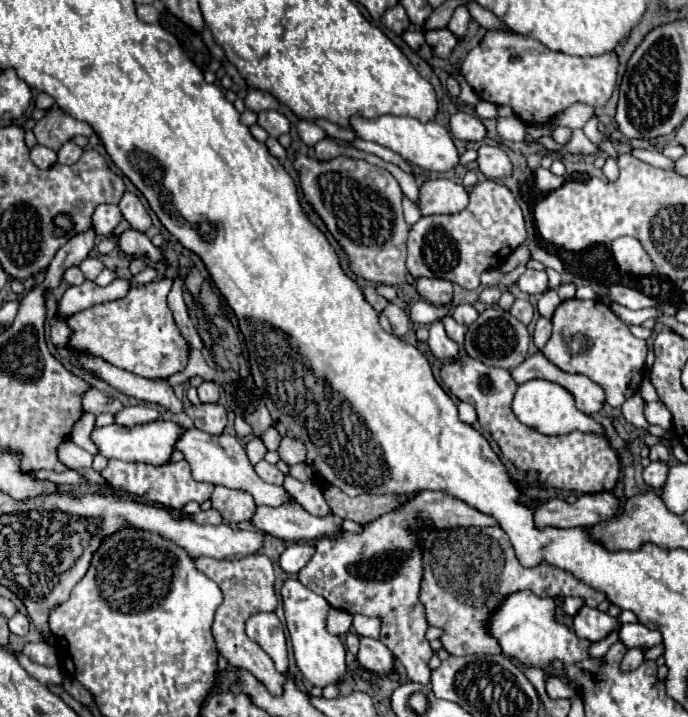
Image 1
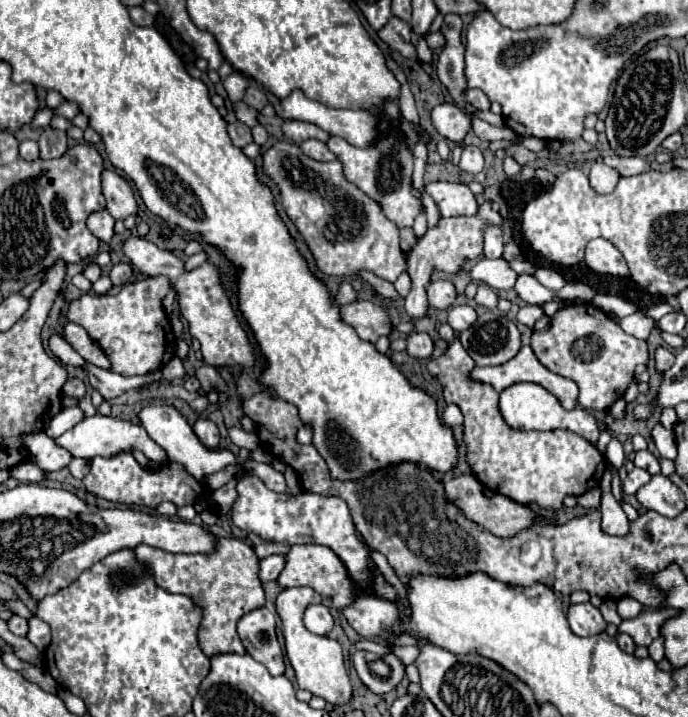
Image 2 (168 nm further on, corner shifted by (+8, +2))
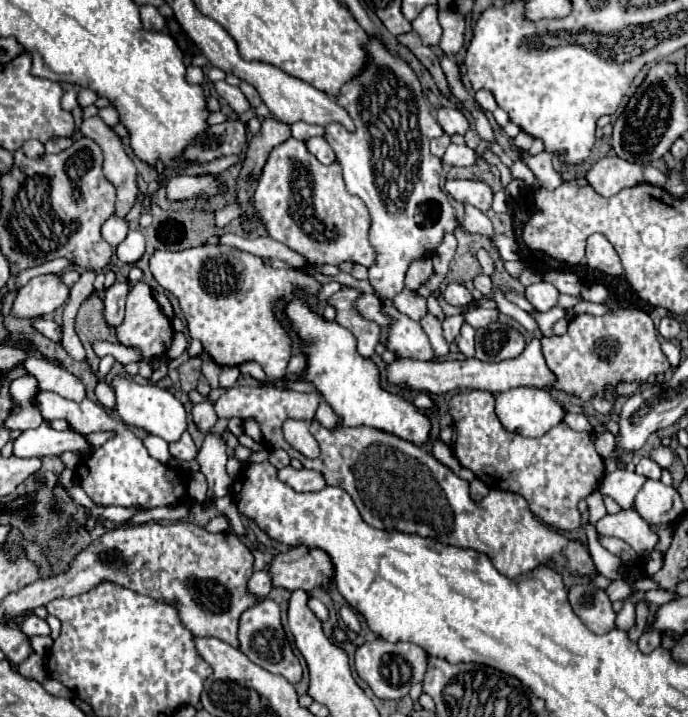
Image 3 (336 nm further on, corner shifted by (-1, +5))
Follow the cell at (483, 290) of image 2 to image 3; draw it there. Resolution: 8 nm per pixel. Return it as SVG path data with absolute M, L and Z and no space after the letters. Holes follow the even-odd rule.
M476 275L476 277L474 277L474 287L476 287L482 295L486 295L486 297L492 293L492 281L490 281L488 275Z

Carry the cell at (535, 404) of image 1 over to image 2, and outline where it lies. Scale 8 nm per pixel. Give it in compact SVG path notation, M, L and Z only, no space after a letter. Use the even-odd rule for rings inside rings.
M519 382L519 384L505 388L499 394L499 410L505 418L505 422L517 430L543 430L545 432L545 430L565 428L565 430L577 432L579 436L583 436L591 444L597 444L597 440L601 436L601 430L589 412L585 412L583 408L575 408L571 412L565 410L561 406L561 402L549 390L545 390L543 386L537 386L533 382Z

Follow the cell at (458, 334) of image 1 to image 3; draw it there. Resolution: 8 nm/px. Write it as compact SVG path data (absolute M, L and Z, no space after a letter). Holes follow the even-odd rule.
M454 315L454 317L446 317L444 323L442 323L442 333L444 333L444 339L448 343L452 343L458 335L460 335L460 327L464 323L464 317L462 315Z

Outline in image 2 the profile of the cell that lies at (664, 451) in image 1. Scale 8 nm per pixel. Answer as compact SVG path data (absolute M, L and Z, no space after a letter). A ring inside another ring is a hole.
M641 450L635 454L635 466L639 468L645 468L649 474L659 474L661 472L661 466L659 466L659 460L649 452L649 450Z

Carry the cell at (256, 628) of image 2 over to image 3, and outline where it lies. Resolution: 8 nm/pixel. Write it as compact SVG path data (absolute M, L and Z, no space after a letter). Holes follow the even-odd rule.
M262 599L254 607L246 609L240 615L240 621L238 621L238 643L240 643L238 649L252 663L256 663L258 667L262 667L262 669L266 669L270 673L286 677L292 685L296 685L302 679L300 661L294 657L292 647L286 641L286 635L284 635L284 629L282 629L282 621L280 621L280 607L278 607L276 601Z

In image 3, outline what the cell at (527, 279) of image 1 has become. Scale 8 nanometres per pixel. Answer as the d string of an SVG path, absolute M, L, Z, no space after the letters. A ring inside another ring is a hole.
M540 281L540 283L526 287L526 299L532 303L536 311L548 311L556 305L558 289L546 281Z

